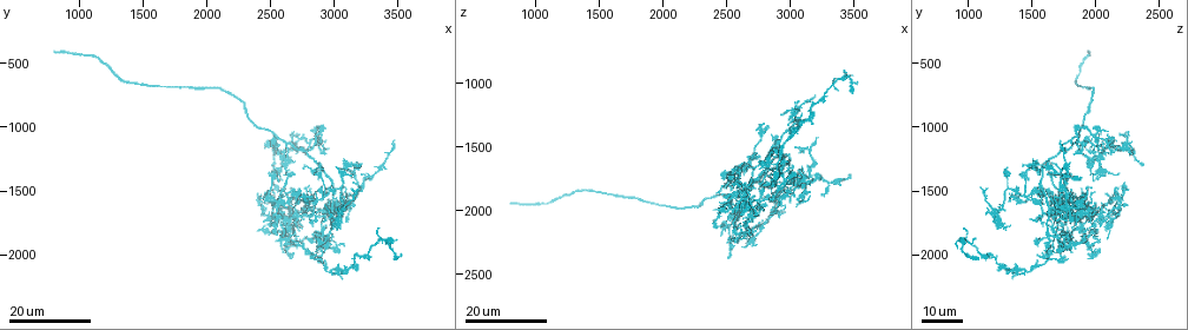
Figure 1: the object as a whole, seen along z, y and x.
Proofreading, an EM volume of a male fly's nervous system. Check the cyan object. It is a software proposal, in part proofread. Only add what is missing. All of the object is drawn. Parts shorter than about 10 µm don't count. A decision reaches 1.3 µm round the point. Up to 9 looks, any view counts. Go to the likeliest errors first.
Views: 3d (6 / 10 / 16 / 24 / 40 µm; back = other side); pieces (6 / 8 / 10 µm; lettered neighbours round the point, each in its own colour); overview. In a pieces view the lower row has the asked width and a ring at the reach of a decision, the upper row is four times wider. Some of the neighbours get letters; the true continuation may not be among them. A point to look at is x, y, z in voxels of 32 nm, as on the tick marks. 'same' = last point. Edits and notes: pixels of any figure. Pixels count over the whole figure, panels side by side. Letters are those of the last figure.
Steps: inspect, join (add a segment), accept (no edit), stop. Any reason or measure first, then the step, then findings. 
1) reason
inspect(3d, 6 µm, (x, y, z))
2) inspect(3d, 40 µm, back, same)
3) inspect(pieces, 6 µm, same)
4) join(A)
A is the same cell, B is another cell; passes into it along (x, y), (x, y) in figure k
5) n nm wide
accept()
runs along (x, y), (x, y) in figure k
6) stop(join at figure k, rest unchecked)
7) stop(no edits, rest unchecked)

end of a long branch
inspect(3d, 16 µm, (800, 420, 1940))

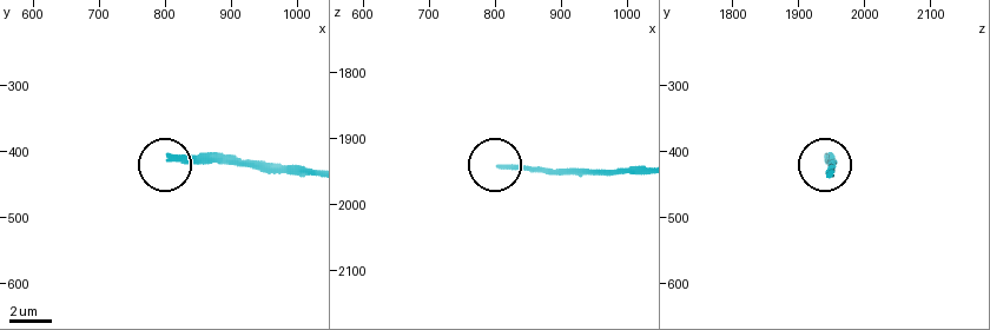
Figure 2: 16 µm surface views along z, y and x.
inspect(3d, 6 µm, (810, 405, 1940))

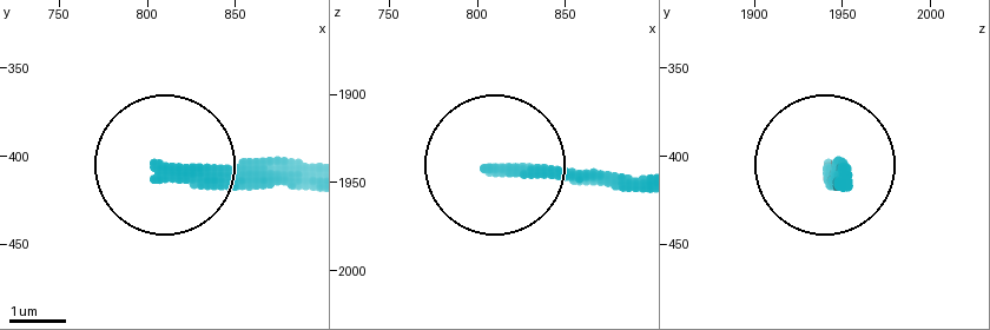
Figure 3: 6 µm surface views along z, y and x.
inspect(pieces, 10 µm, (810, 408, 1942))

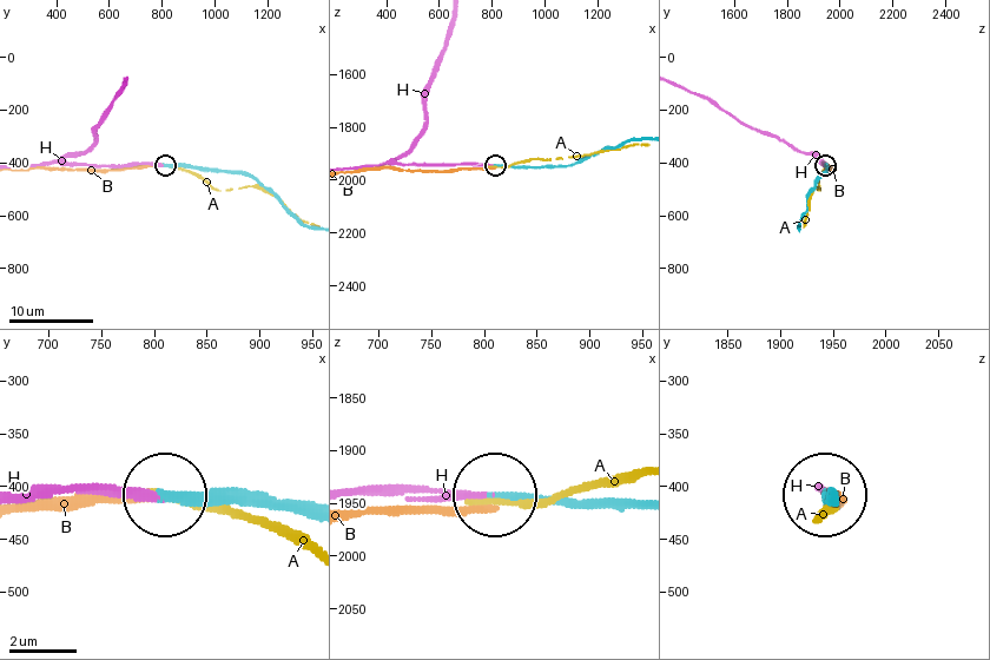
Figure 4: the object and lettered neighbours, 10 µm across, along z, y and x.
join(H)
H is the same cell, A and B are other cells; passes into it along (579, 501), (352, 493) in figure 4; the neuron continues

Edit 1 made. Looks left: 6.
an open end
inspect(3d, 16 µm, (2500, 1780, 1880))

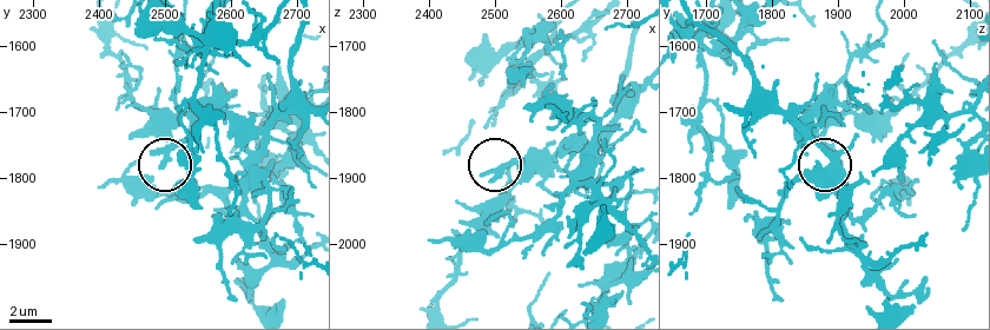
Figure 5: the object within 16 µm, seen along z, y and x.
inspect(pieces, 6 µm, (2500, 1780, 1900))

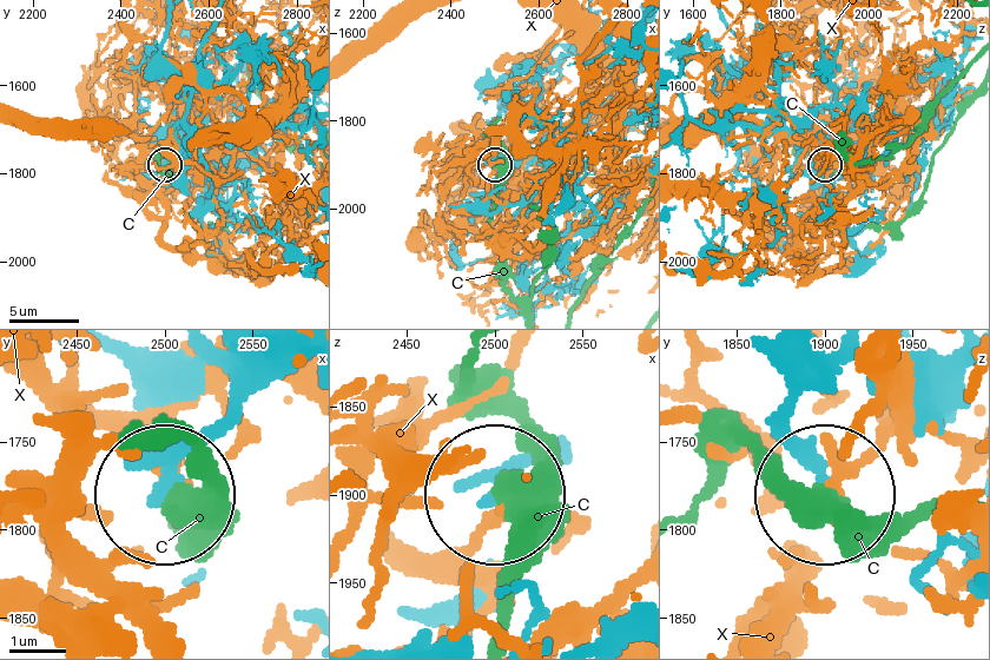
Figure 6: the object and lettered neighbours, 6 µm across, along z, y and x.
250 nm wide
accept()
C and X are other cells; no lettered segment goes on from it

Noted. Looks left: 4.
an open end
inspect(3d, 16 µm, (2920, 1720, 1500))

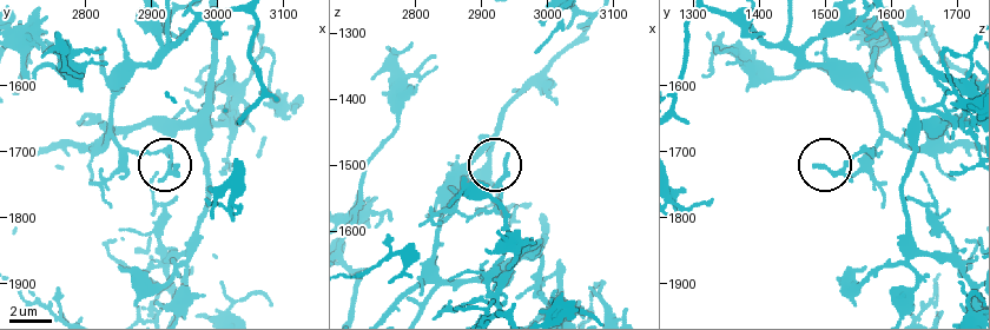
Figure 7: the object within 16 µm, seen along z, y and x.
inspect(pieces, 8 µm, (2940, 1720, 1485))

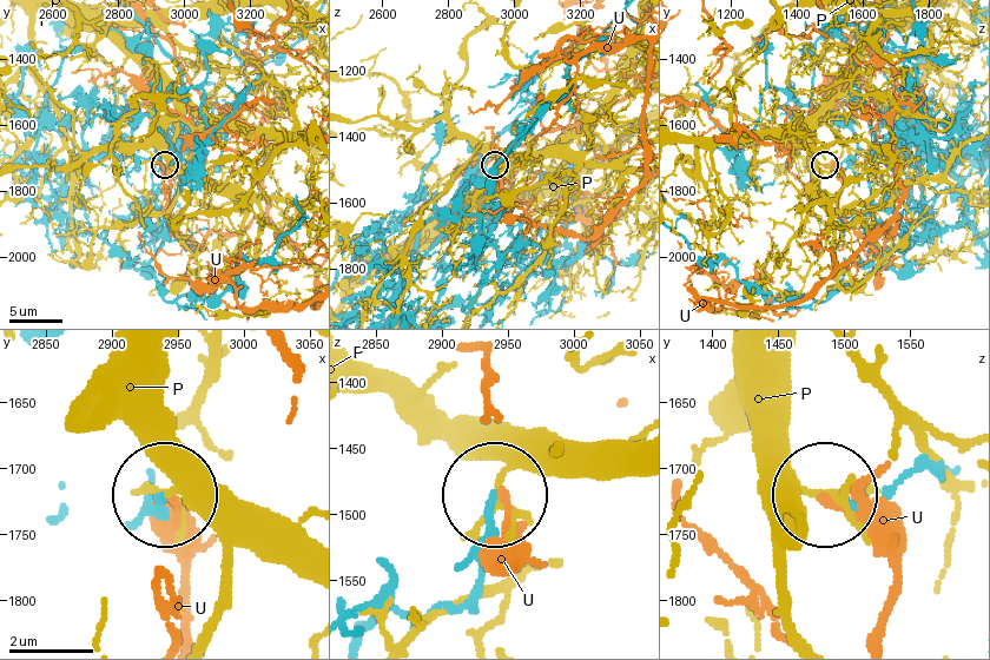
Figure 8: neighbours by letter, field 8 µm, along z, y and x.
accept()
P and U are other cells; no lettered segment goes on from it

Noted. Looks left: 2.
thin end
inspect(3d, 24 µm, (2800, 1880, 2000))

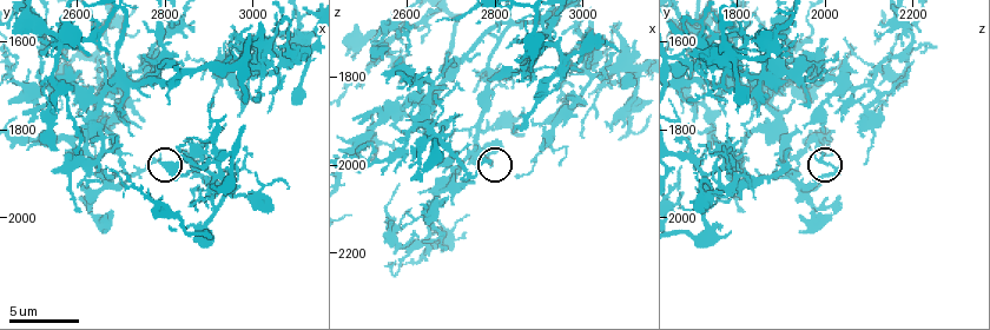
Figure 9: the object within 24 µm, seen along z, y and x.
inspect(pieces, 10 µm, (2790, 1860, 1990))

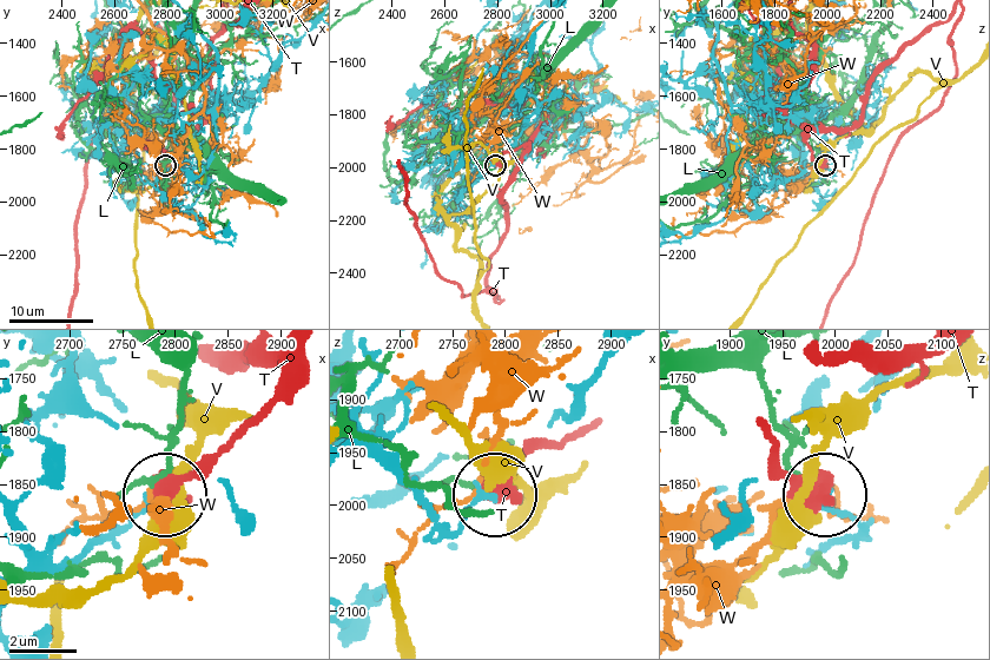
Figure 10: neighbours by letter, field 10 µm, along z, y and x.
accept()
L, T, V and W are other cells; none of them fits

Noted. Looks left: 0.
stop(join at figure 4, rest unchecked)

